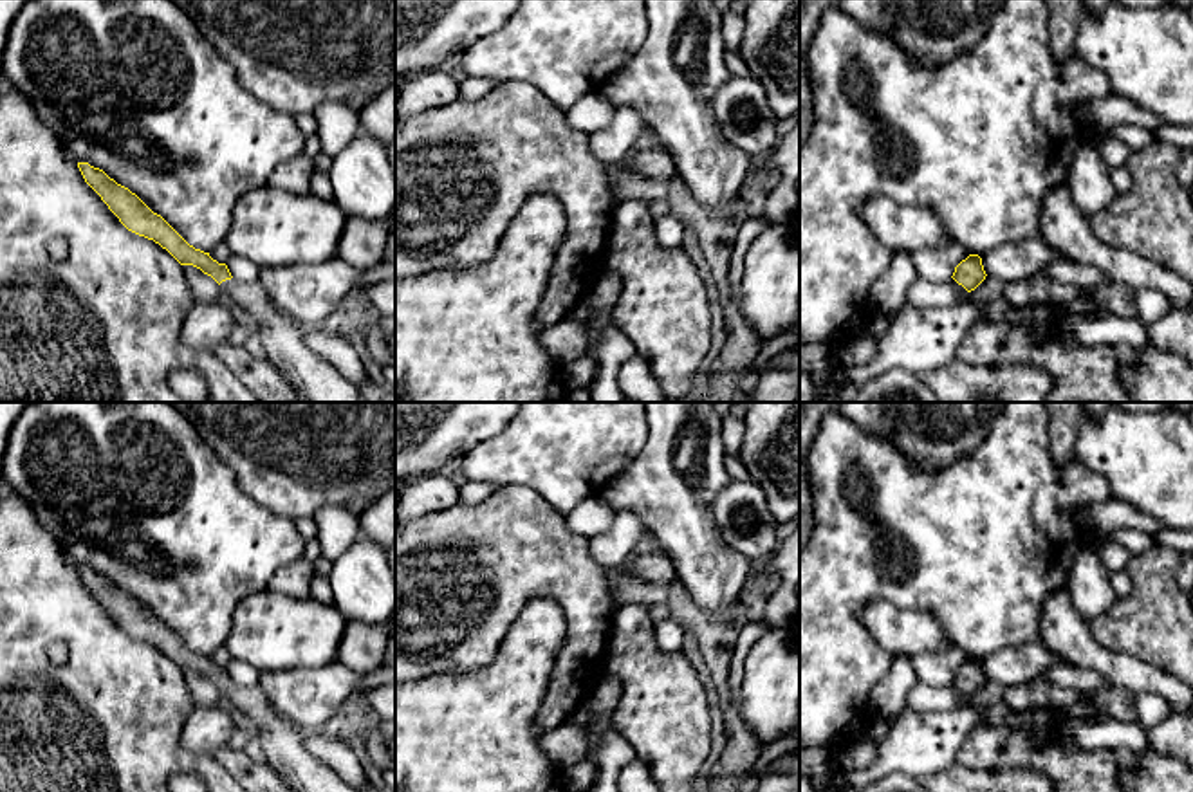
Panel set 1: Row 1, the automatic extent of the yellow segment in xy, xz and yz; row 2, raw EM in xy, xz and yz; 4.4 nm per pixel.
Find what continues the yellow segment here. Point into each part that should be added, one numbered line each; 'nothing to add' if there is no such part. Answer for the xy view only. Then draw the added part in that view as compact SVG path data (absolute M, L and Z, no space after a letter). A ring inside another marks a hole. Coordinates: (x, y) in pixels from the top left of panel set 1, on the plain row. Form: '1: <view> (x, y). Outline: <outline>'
1: xy (284, 744). Outline: M226 684L220 693L253 720L267 763L292 792L356 792L339 774L305 749L303 731L280 716L260 686Z

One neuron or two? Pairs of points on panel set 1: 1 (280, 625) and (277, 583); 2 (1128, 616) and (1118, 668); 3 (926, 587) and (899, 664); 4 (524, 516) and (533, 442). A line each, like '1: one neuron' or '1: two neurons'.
1: two neurons
2: two neurons
3: two neurons
4: two neurons

